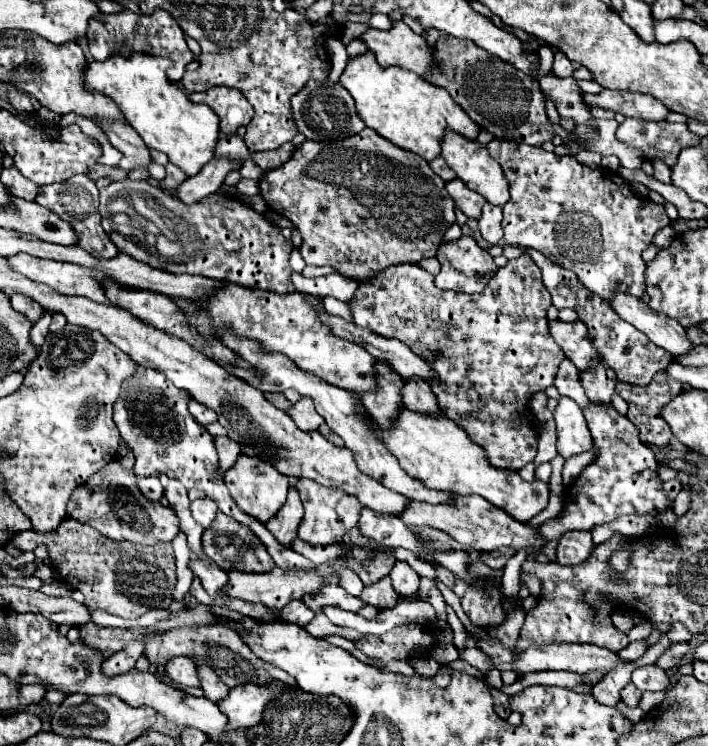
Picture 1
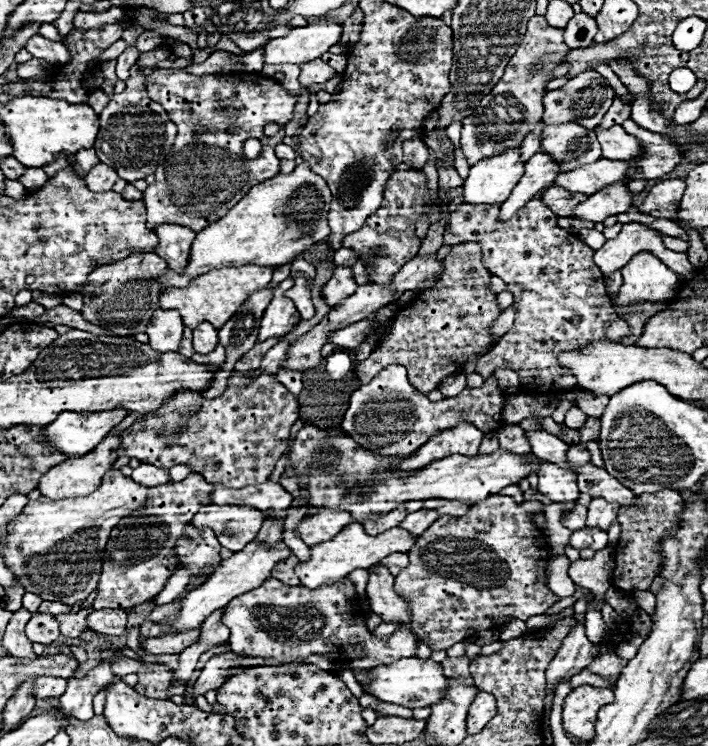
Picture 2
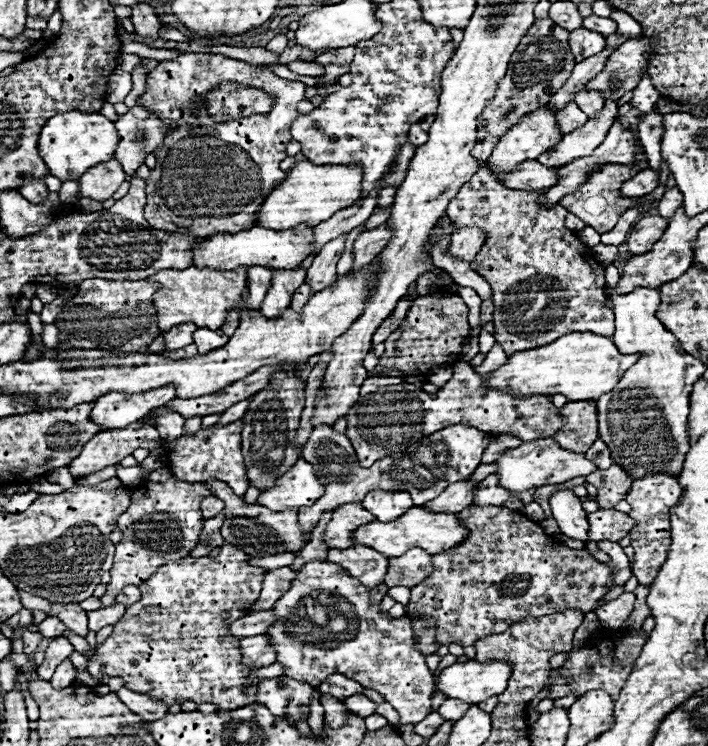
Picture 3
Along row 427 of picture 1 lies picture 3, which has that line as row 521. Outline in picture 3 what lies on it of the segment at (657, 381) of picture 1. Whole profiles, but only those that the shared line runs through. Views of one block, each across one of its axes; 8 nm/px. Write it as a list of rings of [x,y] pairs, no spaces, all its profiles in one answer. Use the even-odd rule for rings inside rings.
[[[654,474],[646,476],[642,480],[636,480],[626,494],[626,502],[632,506],[630,516],[636,520],[634,530],[630,532],[632,536],[632,548],[634,548],[634,564],[632,564],[632,574],[638,578],[640,586],[650,586],[658,568],[662,566],[662,560],[666,560],[666,552],[670,546],[670,508],[676,506],[678,498],[682,494],[682,488],[676,478],[666,476],[666,474]]]

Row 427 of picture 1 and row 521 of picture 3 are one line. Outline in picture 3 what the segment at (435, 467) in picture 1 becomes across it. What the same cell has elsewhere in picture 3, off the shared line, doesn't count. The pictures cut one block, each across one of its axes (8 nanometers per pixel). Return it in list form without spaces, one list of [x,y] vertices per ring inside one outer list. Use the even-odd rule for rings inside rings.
[[[414,506],[410,508],[410,512],[406,512],[404,516],[400,516],[398,520],[392,520],[390,524],[378,524],[378,520],[370,522],[370,524],[362,524],[362,528],[354,530],[352,534],[352,542],[354,544],[366,544],[370,548],[374,548],[376,552],[394,558],[394,556],[402,556],[404,552],[408,552],[410,548],[422,548],[430,554],[442,552],[442,550],[450,550],[454,548],[454,544],[460,544],[462,540],[466,540],[468,530],[460,526],[456,514],[434,514],[434,512],[426,512],[426,508]]]

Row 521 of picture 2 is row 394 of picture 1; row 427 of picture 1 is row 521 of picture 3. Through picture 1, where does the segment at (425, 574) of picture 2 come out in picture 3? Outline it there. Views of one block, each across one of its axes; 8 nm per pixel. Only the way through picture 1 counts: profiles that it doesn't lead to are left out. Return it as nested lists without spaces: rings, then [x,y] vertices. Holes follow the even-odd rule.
[[[468,506],[462,512],[458,512],[458,520],[464,528],[470,530],[468,538],[446,552],[432,554],[432,574],[410,590],[410,602],[406,604],[408,618],[436,622],[438,646],[470,646],[484,636],[506,632],[518,620],[540,618],[562,610],[580,610],[584,614],[592,612],[596,610],[598,602],[606,596],[608,586],[612,584],[612,568],[608,564],[596,562],[586,550],[572,550],[564,544],[558,544],[548,534],[544,534],[538,522],[528,520],[522,512],[514,512],[502,506]]]

